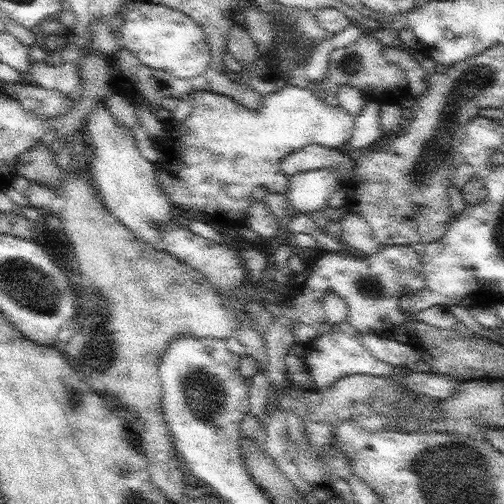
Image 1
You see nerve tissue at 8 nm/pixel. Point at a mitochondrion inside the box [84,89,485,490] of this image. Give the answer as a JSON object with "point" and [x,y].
{"point":[205,394]}

